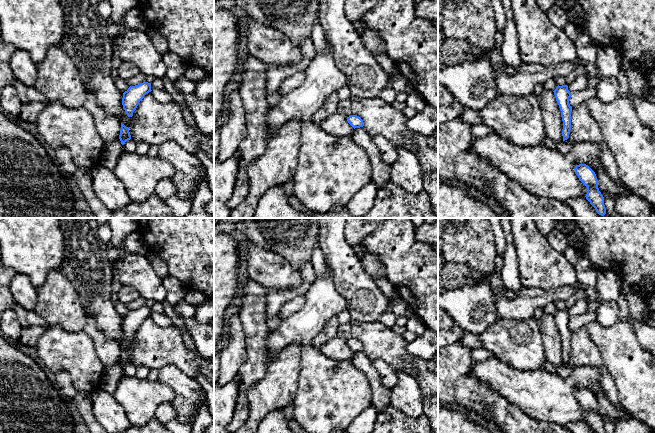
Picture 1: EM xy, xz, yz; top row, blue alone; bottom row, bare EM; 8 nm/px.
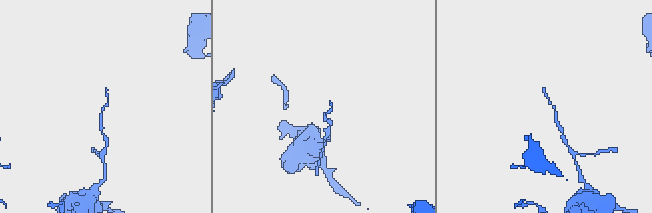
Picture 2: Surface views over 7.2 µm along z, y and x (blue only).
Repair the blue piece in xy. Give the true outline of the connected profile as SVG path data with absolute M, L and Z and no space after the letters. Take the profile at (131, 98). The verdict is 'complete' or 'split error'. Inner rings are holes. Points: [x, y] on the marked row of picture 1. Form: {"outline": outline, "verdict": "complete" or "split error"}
{"outline": "M143 82L135 86L130 86L123 93L122 105L128 117L133 116L133 112L136 110L139 102L151 91L151 83Z", "verdict": "complete"}

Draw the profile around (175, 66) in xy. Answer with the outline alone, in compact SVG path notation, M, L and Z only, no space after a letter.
M170 51L166 52L161 56L167 69L165 75L166 79L175 81L179 77L184 75L186 70L186 64L180 56Z

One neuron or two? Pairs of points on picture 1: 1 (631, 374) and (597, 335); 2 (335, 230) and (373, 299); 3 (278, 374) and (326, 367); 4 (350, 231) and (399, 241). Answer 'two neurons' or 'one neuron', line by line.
1: one neuron
2: one neuron
3: two neurons
4: two neurons

